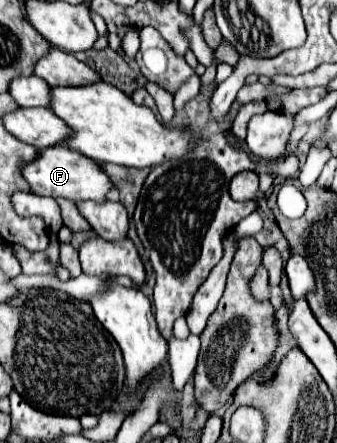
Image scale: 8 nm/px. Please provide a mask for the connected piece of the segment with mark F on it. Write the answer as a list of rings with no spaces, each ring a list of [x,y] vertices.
[[[49,147],[39,153],[35,161],[29,165],[23,165],[21,169],[23,177],[31,185],[33,193],[45,195],[45,197],[63,197],[73,203],[77,201],[107,201],[107,193],[115,187],[113,181],[105,175],[103,167],[97,161],[91,161],[89,157],[81,155],[79,151],[71,151],[69,147]]]

